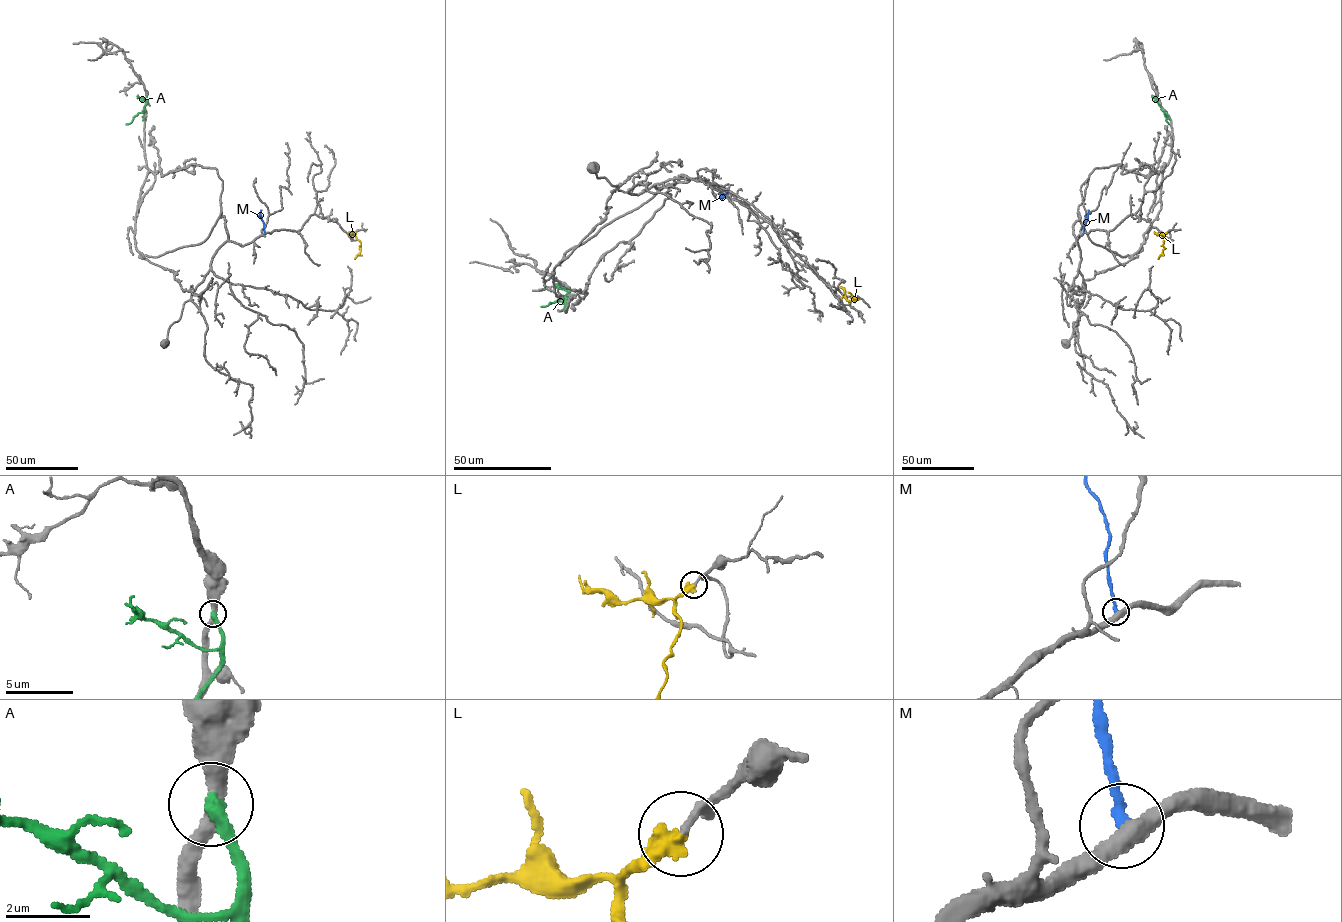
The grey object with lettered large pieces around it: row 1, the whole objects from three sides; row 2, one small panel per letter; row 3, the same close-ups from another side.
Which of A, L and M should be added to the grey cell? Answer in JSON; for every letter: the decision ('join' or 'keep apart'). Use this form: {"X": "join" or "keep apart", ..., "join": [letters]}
{"A": "keep apart", "L": "keep apart", "M": "keep apart", "join": []}

